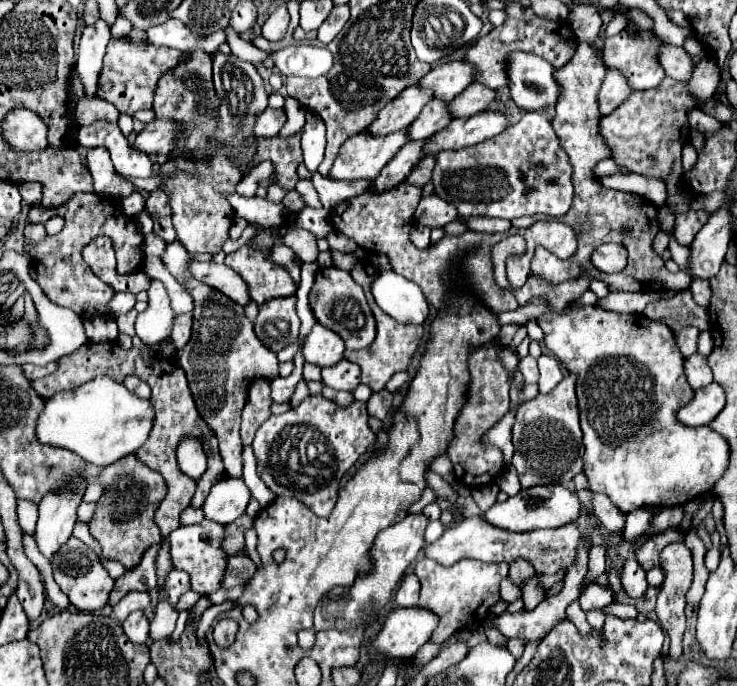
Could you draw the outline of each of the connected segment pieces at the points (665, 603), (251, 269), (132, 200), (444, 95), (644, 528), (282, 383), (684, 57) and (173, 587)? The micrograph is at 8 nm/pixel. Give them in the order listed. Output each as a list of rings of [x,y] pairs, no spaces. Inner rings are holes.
[[[671,544],[667,546],[667,550],[663,550],[661,554],[661,568],[665,570],[665,582],[661,586],[661,592],[657,596],[657,618],[663,626],[663,630],[669,634],[671,638],[671,656],[679,656],[681,654],[681,638],[685,632],[685,592],[691,588],[693,582],[693,562],[691,562],[691,552],[687,550],[685,544]]]
[[[249,240],[237,252],[227,254],[225,258],[225,264],[243,276],[249,286],[249,294],[257,304],[263,304],[271,298],[293,296],[297,290],[287,268],[271,262],[269,254],[269,248],[263,250]]]
[[[133,192],[131,196],[123,198],[123,208],[127,210],[127,216],[137,216],[145,210],[145,198],[139,192]]]
[[[451,60],[431,68],[427,76],[421,78],[423,86],[435,90],[435,98],[453,100],[475,80],[475,66],[467,60]]]
[[[639,508],[638,510],[633,510],[631,514],[627,514],[627,524],[625,524],[625,530],[623,530],[623,540],[633,542],[649,532],[651,522],[653,522],[653,518],[657,514],[653,510],[645,509],[647,508]]]
[[[301,350],[295,354],[293,364],[295,364],[295,368],[293,368],[293,372],[291,372],[287,378],[277,376],[277,378],[271,380],[271,398],[273,398],[275,402],[279,402],[279,404],[281,404],[281,402],[289,402],[291,396],[293,396],[293,392],[295,392],[295,386],[303,380],[301,368],[303,368],[305,362],[303,362]]]
[[[669,44],[663,46],[659,60],[665,68],[665,74],[673,80],[679,80],[679,82],[687,82],[693,76],[695,66],[697,66],[693,56],[685,48],[675,48]]]
[[[171,570],[163,588],[161,588],[161,598],[167,600],[171,606],[175,606],[179,602],[179,598],[191,588],[191,582],[187,578],[187,572],[181,572],[181,570]]]

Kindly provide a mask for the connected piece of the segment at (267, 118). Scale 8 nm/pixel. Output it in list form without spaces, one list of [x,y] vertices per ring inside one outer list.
[[[265,108],[257,122],[255,122],[255,134],[259,136],[265,136],[265,138],[271,138],[271,136],[277,136],[281,126],[287,122],[287,114],[283,108],[275,110],[275,108]]]

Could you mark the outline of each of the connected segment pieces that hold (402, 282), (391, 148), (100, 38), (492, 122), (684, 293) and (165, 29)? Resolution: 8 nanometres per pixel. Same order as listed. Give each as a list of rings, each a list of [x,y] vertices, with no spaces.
[[[393,270],[379,274],[373,296],[379,308],[401,324],[423,324],[429,318],[429,302],[421,288]]]
[[[407,128],[387,136],[371,136],[367,132],[363,134],[359,132],[341,146],[339,156],[331,168],[331,178],[335,180],[377,178],[383,166],[407,142],[409,142]]]
[[[99,18],[93,26],[85,26],[83,30],[75,70],[83,82],[87,96],[95,95],[97,90],[97,78],[109,38],[111,38],[111,26],[103,18]]]
[[[485,110],[469,118],[455,118],[445,130],[433,134],[425,144],[425,156],[439,150],[459,150],[501,134],[507,128],[507,112]]]
[[[681,290],[675,292],[673,298],[649,302],[643,310],[643,316],[651,320],[669,320],[673,332],[679,332],[685,326],[697,326],[699,330],[709,328],[709,314],[693,300],[691,290]]]
[[[167,20],[163,24],[147,30],[148,42],[154,46],[177,48],[181,52],[193,52],[193,50],[211,50],[215,52],[221,42],[225,42],[225,32],[217,30],[215,34],[193,34],[191,28],[187,28],[181,20]]]

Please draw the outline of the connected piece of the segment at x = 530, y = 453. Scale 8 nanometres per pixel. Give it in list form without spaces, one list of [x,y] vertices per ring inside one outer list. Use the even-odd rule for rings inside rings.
[[[567,374],[555,390],[549,394],[537,394],[533,400],[525,400],[517,410],[517,420],[513,426],[515,454],[511,464],[519,474],[523,490],[551,482],[565,484],[583,470],[583,442],[575,382],[577,374]]]

